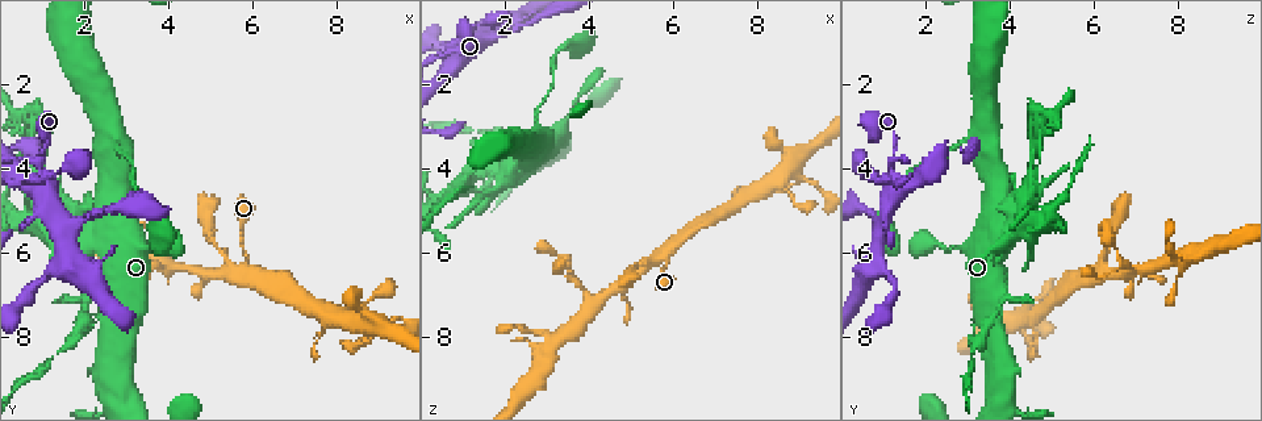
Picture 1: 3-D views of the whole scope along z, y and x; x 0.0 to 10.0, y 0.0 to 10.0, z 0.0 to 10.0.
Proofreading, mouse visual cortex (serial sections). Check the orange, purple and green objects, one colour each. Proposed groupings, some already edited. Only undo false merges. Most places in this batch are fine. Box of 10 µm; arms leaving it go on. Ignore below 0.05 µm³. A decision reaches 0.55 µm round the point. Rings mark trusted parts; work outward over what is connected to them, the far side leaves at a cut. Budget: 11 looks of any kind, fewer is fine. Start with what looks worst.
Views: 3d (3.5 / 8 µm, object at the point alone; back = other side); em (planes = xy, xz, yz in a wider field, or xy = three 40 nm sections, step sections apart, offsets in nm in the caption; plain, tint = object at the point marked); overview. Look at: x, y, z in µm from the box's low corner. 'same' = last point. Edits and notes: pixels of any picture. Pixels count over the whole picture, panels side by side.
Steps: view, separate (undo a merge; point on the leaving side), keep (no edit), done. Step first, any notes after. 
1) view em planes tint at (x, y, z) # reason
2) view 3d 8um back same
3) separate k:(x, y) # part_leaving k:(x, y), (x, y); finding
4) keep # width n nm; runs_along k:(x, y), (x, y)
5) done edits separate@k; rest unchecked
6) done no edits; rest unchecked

view 3d 3.5um at (5.80, 6.25, 6.15) # sudden change in width

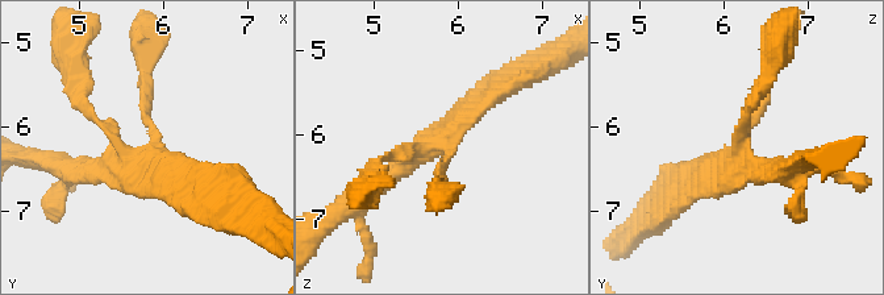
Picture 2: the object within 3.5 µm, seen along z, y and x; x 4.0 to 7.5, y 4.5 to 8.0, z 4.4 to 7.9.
view em xy step 1 tint at (5.80, 6.30, 6.15) # shape alone is not enough

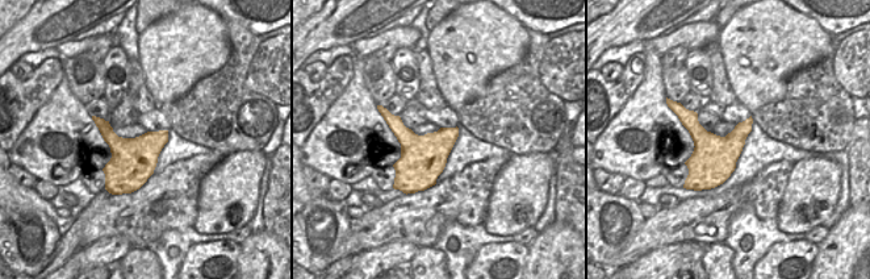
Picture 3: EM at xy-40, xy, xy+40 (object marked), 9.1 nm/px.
view em xy step 5 tint same

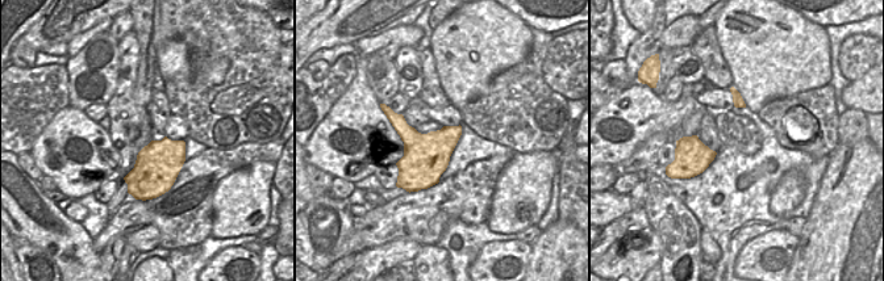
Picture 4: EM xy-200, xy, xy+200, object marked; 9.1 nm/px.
keep # arm_widths 100, 150, 250, 250 nm; runs_along 2:(145, 71), (150, 152), (76, 169); continuous, no second cell

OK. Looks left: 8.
view 3d 3.5um at (0.95, 5.25, 4.35) # three arms meet

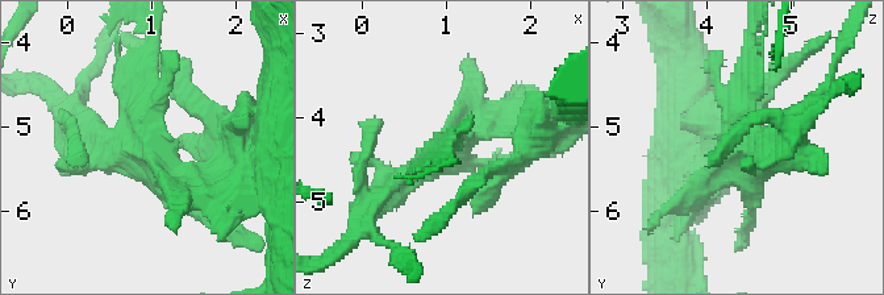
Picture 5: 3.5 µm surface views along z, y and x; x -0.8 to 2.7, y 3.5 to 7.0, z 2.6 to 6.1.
keep # all the same cell

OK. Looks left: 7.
view 3d 3.5um at (2.00, 7.25, 3.80) # sharp bend

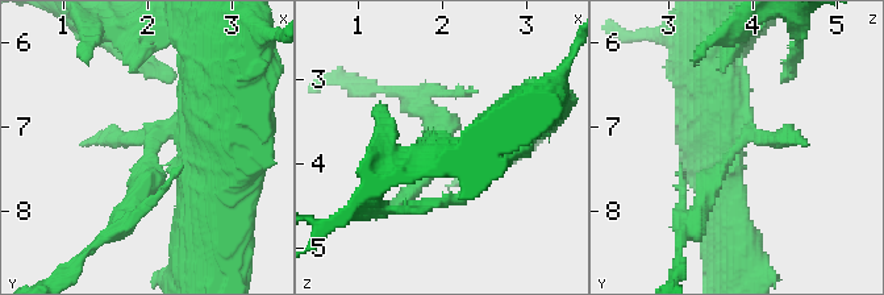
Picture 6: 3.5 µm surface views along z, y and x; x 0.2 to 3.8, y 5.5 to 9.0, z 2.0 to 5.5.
keep # runs_along 6:(207, 112), (150, 141), (122, 221); all the same cell

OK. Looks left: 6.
view 3d 8um at (8.85, 7.60, 3.85) # a fork

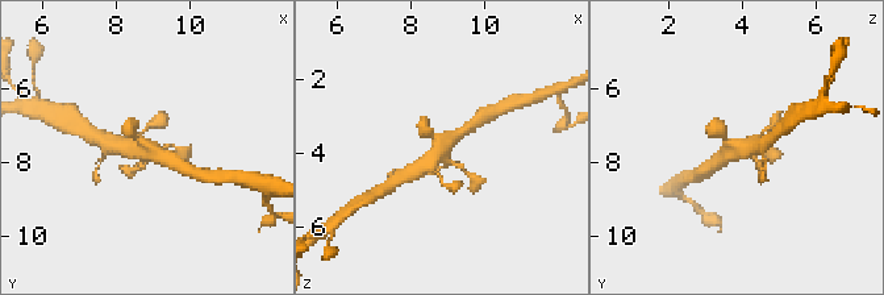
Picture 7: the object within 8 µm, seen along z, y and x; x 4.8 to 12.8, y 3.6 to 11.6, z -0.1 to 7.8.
view 3d 3.5um same # closer look

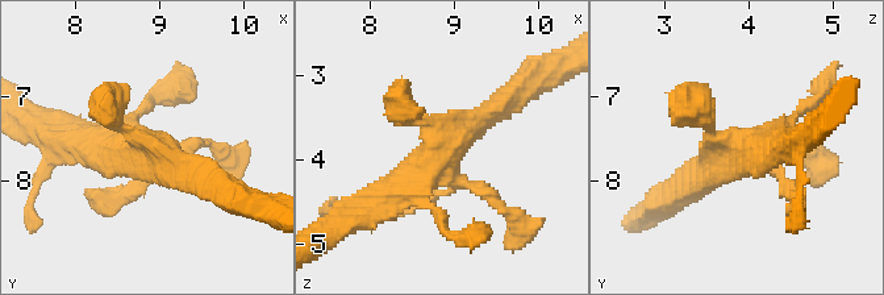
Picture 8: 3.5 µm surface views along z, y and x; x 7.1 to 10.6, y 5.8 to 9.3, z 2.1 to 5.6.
view em planes tint at (8.90, 7.65, 3.85)

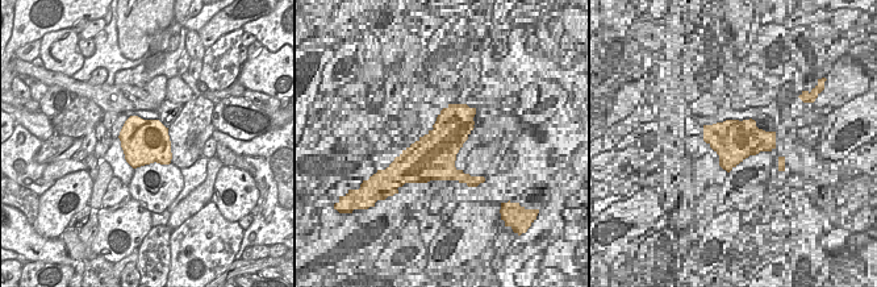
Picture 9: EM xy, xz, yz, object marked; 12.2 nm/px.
keep # runs_along 8:(370, 202), (422, 169), (511, 98); all the same cell

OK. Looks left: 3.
done no edits; rest unchecked

